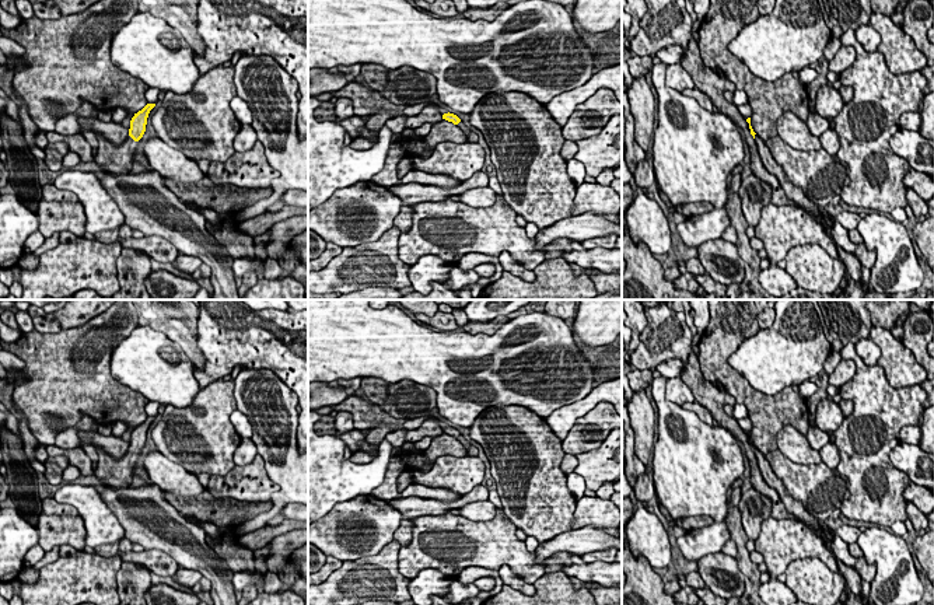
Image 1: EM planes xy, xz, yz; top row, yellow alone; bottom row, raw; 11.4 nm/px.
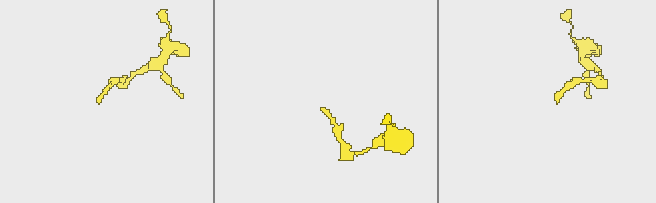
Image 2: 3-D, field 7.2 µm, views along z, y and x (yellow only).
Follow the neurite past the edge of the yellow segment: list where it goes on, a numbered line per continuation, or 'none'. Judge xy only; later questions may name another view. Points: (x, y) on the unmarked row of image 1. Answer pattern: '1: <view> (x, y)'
1: xy (114, 472)

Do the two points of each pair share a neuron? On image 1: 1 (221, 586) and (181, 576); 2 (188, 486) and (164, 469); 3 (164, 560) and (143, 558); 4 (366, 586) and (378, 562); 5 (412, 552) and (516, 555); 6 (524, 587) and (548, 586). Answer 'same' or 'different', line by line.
1: different
2: same
3: same
4: same
5: same
6: different

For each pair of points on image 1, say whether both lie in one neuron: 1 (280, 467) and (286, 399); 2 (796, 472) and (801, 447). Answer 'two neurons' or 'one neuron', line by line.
1: one neuron
2: two neurons

